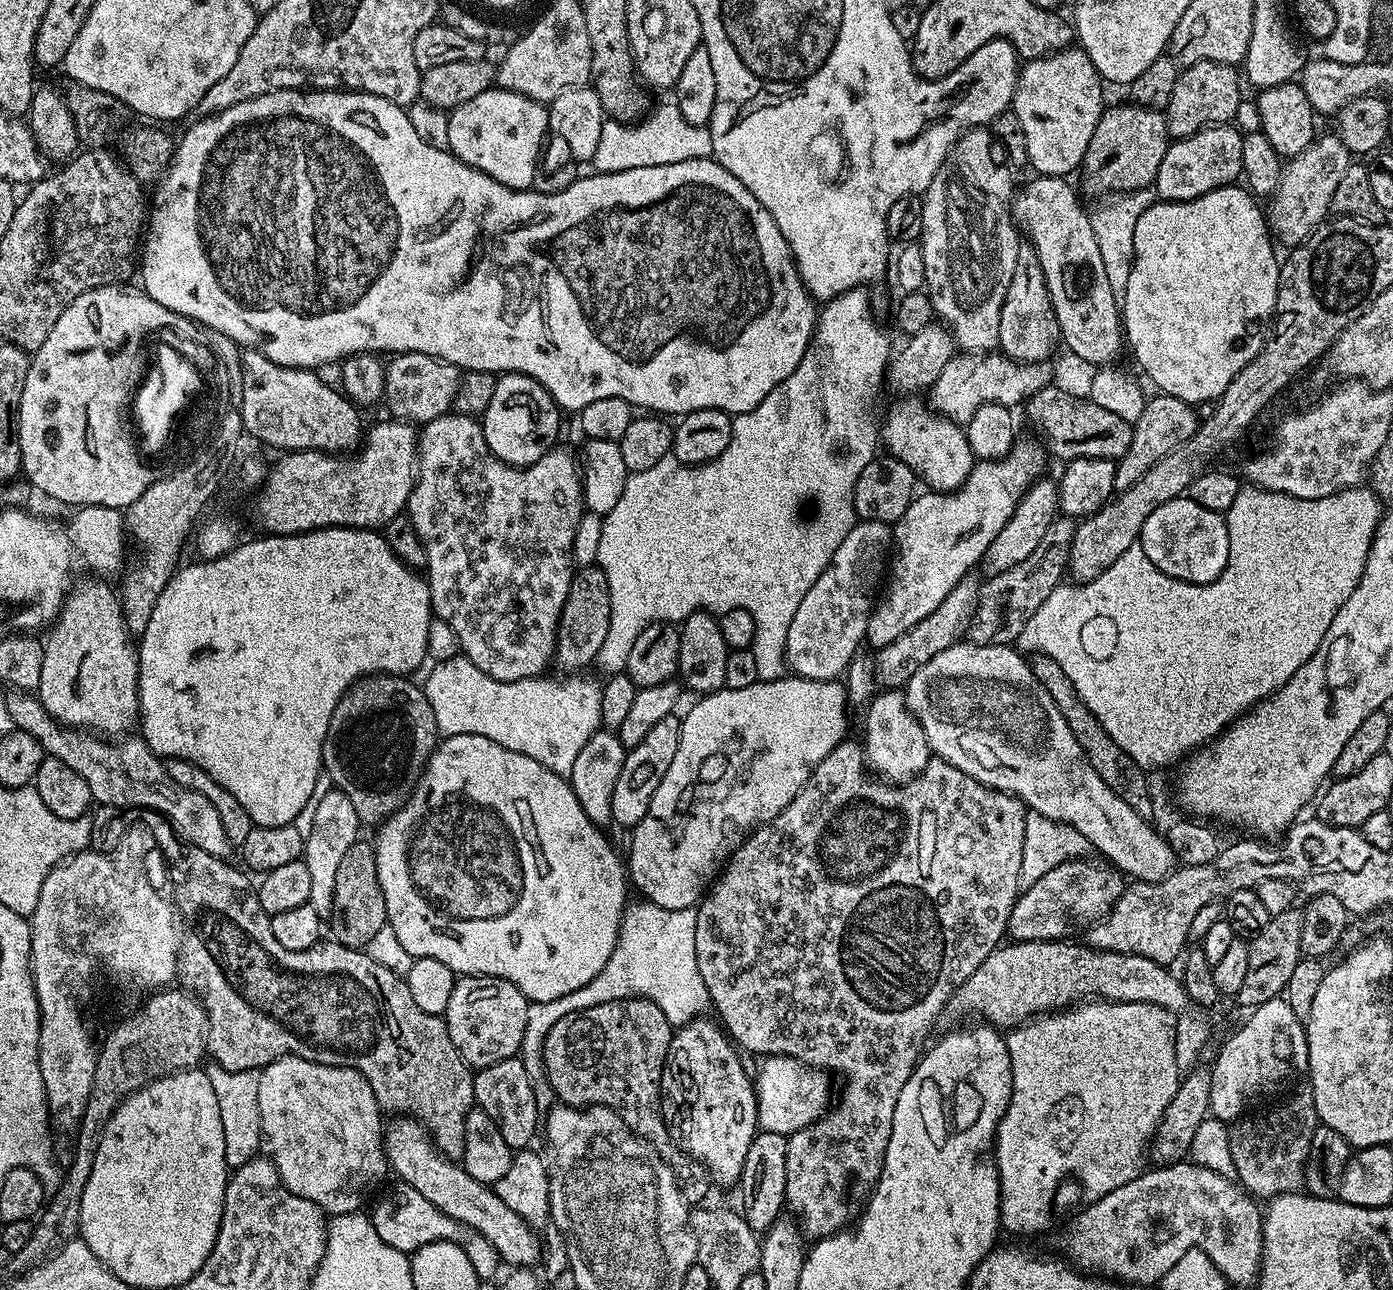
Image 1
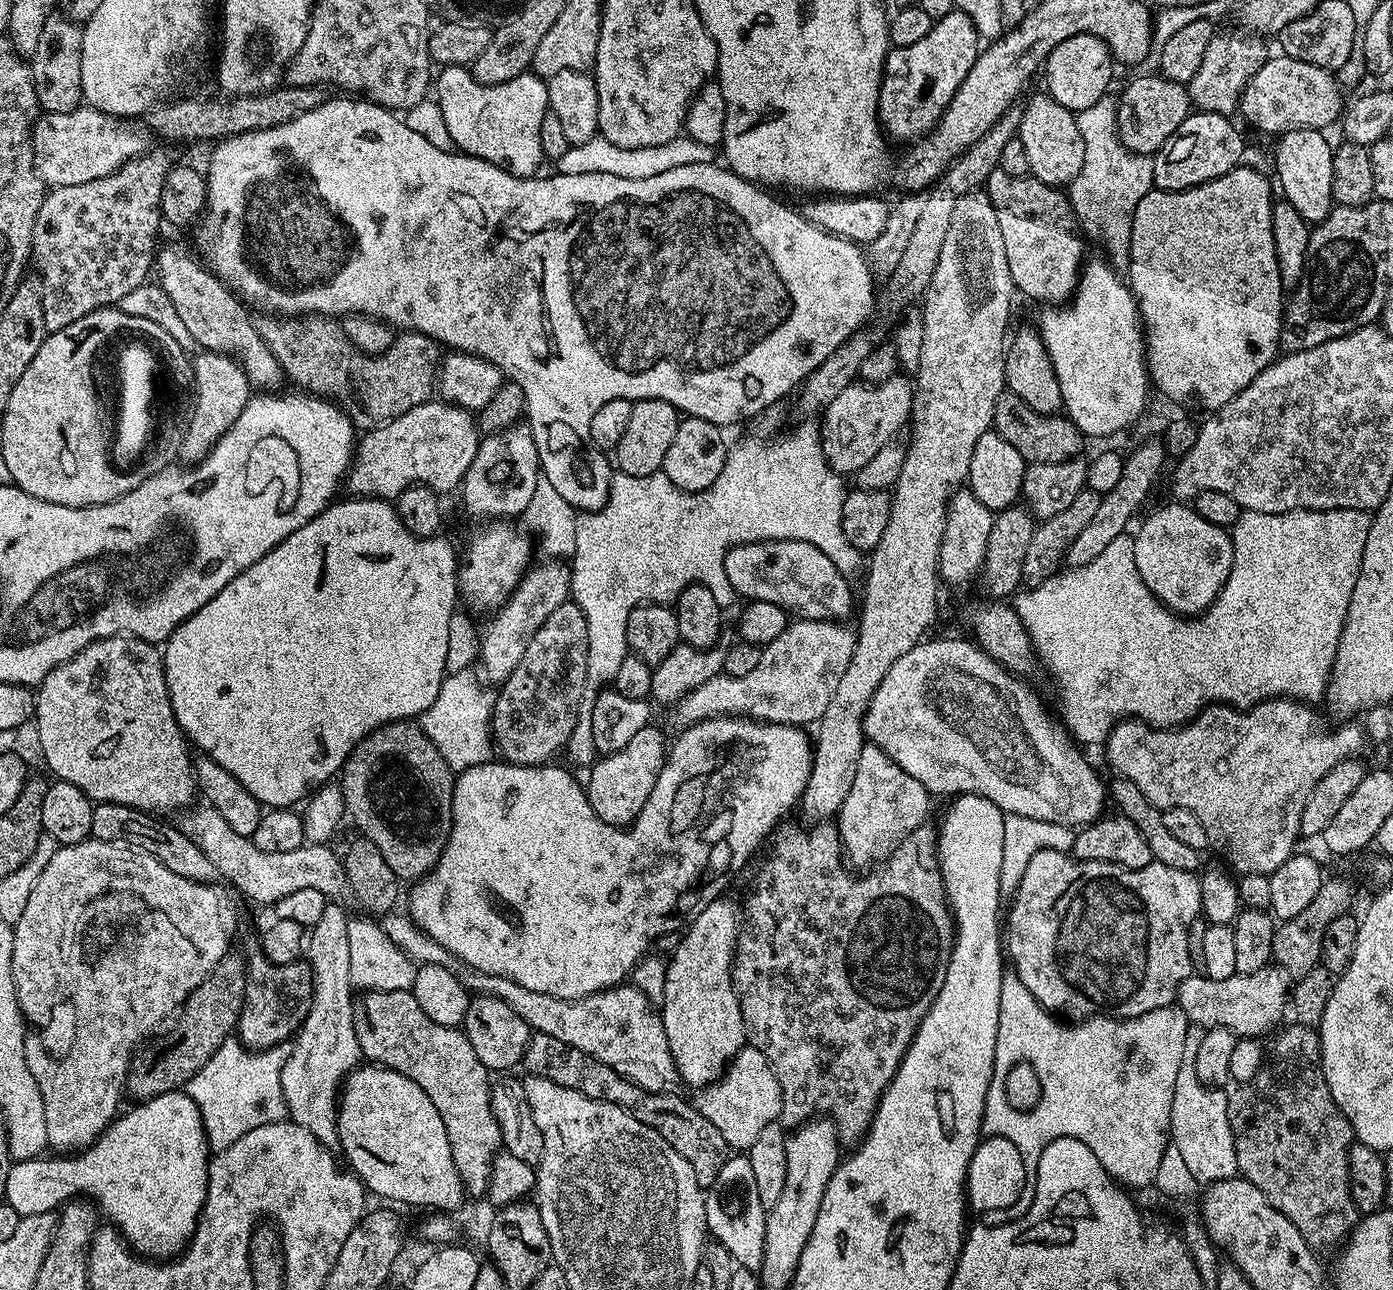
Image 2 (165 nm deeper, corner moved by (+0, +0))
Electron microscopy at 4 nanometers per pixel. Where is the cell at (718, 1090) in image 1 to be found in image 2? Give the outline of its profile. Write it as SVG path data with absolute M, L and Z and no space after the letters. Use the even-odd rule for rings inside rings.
M729 898L710 902L687 925L688 933L676 944L664 969L664 994L660 1021L670 1042L677 1077L699 1090L715 1084L724 1069L745 1047L744 1019L732 984L732 956L740 932L741 909Z

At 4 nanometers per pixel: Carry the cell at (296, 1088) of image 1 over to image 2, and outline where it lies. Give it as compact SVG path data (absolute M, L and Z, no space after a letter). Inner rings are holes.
M330 902L322 910L322 918L318 918L306 936L306 963L312 969L312 999L295 1033L281 1078L287 1115L292 1123L310 1130L310 1134L325 1146L337 1143L336 1109L340 1093L349 1072L362 1060L350 974L350 916L338 903Z

